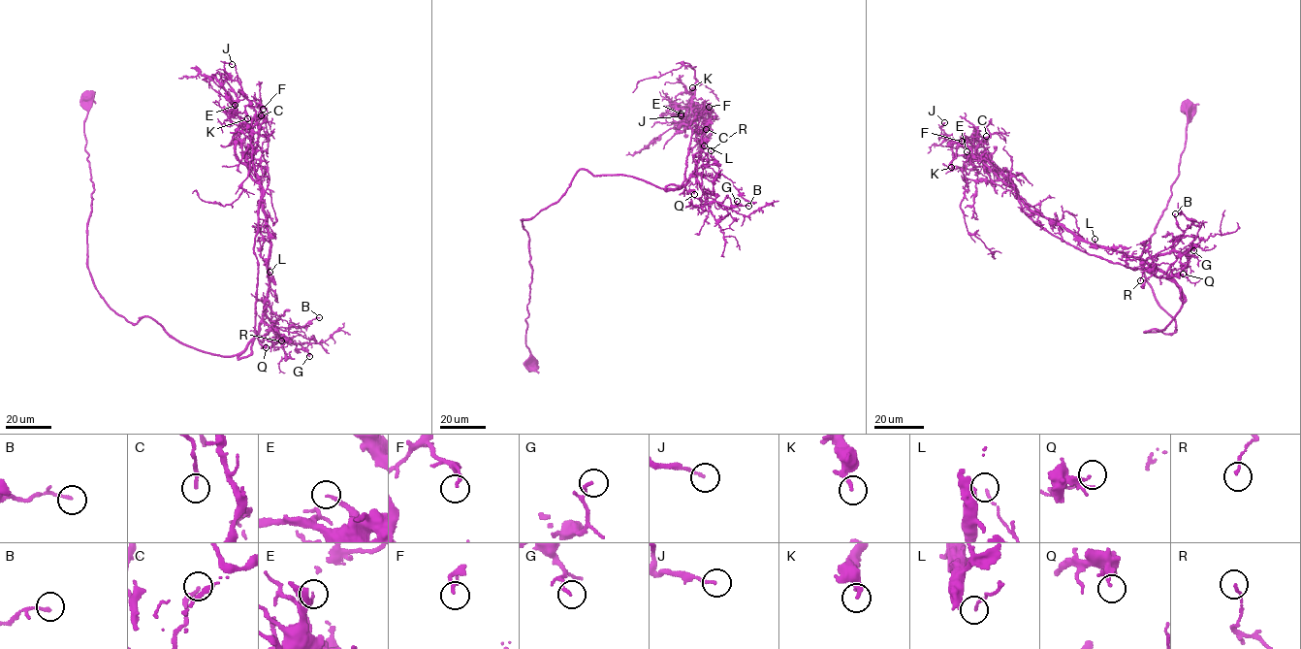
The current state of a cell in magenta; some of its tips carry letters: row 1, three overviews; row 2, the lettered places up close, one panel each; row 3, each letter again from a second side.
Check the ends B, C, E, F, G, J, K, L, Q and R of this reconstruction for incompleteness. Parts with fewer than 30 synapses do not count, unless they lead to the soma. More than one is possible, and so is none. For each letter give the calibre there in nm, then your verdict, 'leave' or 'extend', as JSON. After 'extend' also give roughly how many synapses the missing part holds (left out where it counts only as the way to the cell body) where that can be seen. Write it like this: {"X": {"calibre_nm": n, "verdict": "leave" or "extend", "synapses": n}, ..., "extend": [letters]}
{"B": {"calibre_nm": 150, "verdict": "leave"}, "C": {"calibre_nm": 200, "verdict": "leave"}, "E": {"calibre_nm": 200, "verdict": "leave"}, "F": {"calibre_nm": 150, "verdict": "leave"}, "G": {"calibre_nm": 160, "verdict": "leave"}, "J": {"calibre_nm": 140, "verdict": "leave"}, "K": {"calibre_nm": 180, "verdict": "leave"}, "L": {"calibre_nm": 110, "verdict": "leave"}, "Q": {"calibre_nm": 120, "verdict": "leave"}, "R": {"calibre_nm": 120, "verdict": "leave"}, "extend": []}

